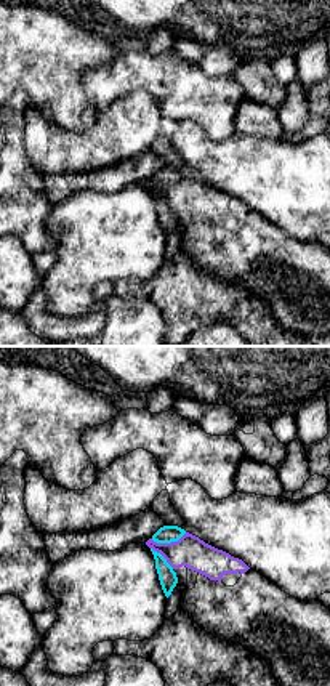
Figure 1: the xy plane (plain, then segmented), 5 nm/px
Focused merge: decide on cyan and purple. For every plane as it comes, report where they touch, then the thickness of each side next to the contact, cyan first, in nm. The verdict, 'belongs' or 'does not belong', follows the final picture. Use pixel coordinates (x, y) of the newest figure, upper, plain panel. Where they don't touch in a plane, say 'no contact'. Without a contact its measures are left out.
contact (169, 183); calibres 90 and 160 nm

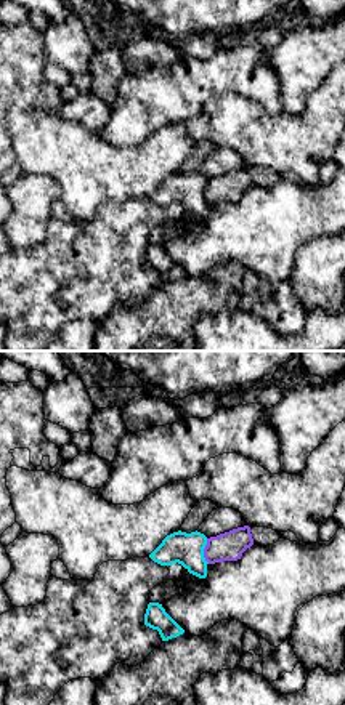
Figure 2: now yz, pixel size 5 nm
contact (202, 193); calibres 160 and 140 nm

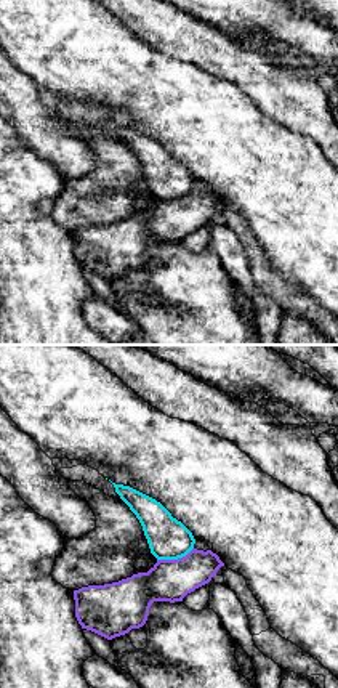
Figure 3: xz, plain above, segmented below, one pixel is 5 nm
contact (175, 199); calibres 200 and 200 nm

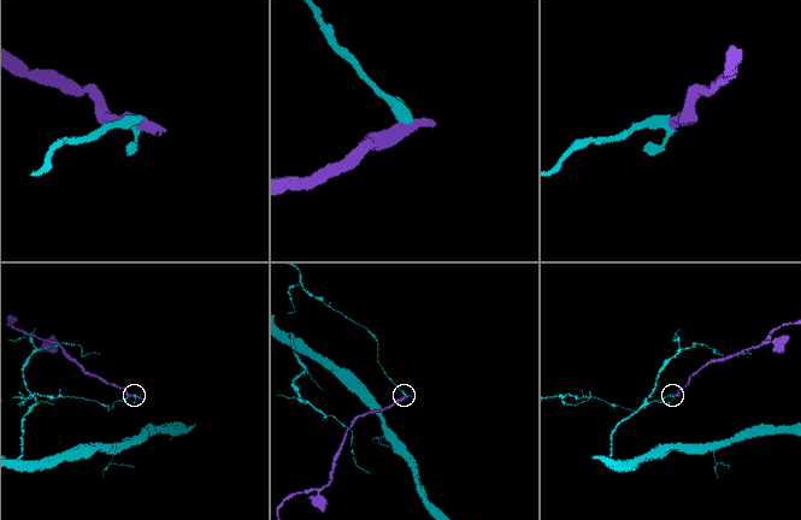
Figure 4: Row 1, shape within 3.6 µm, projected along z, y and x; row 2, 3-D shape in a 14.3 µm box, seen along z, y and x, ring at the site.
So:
does not belong

